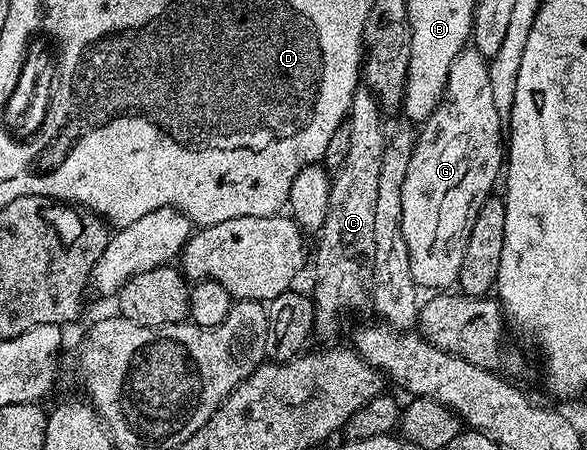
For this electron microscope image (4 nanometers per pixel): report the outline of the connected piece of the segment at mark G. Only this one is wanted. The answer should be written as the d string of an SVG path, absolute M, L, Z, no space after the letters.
M467 47L462 50L462 54L452 63L436 111L432 111L428 120L421 122L420 132L414 142L412 159L408 163L408 175L404 175L404 187L400 191L402 234L404 235L404 243L408 243L408 263L412 269L412 279L423 290L430 289L426 291L446 291L457 282L460 275L460 263L464 263L464 250L468 248L468 235L472 235L472 223L476 223L476 215L480 211L480 207L486 202L487 197L491 196L493 189L490 188L497 181L499 184L500 174L504 169L504 123L500 119L500 115L496 115L496 102L492 100L492 83L488 79L489 70L487 58L481 57L477 49Z

